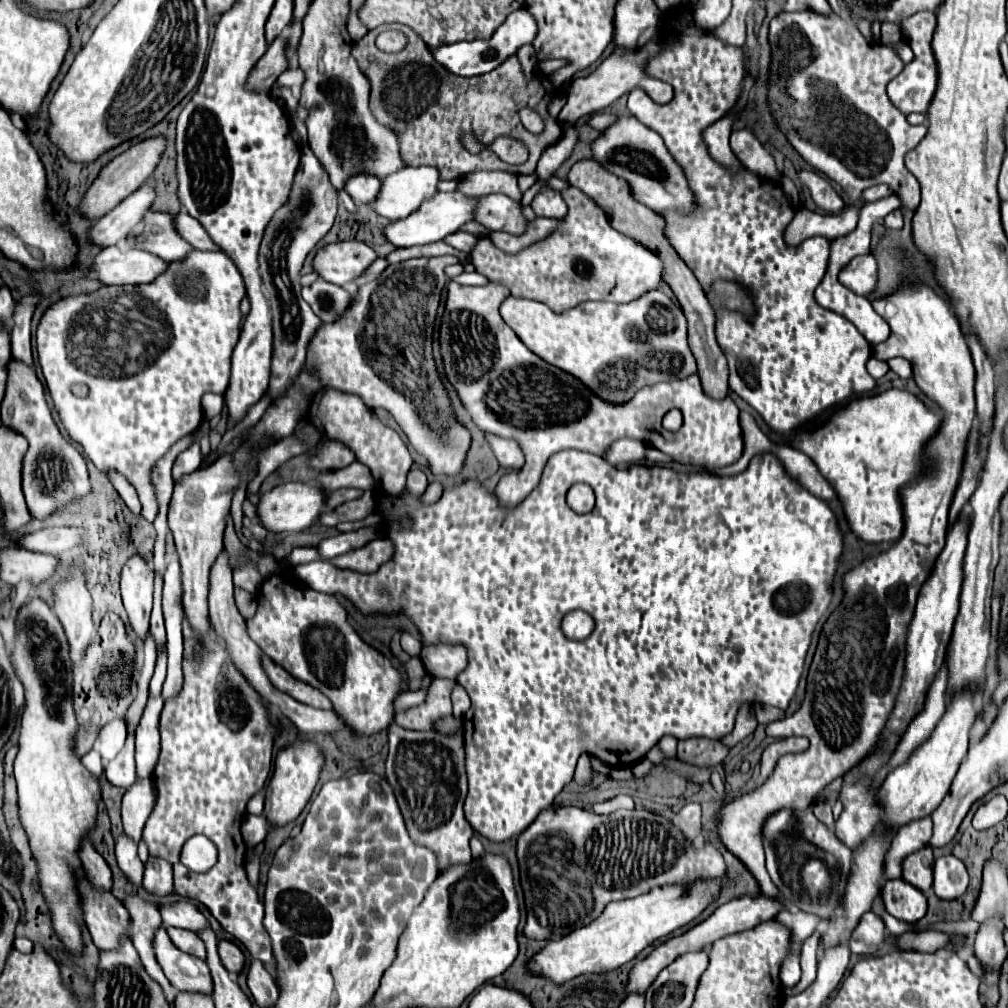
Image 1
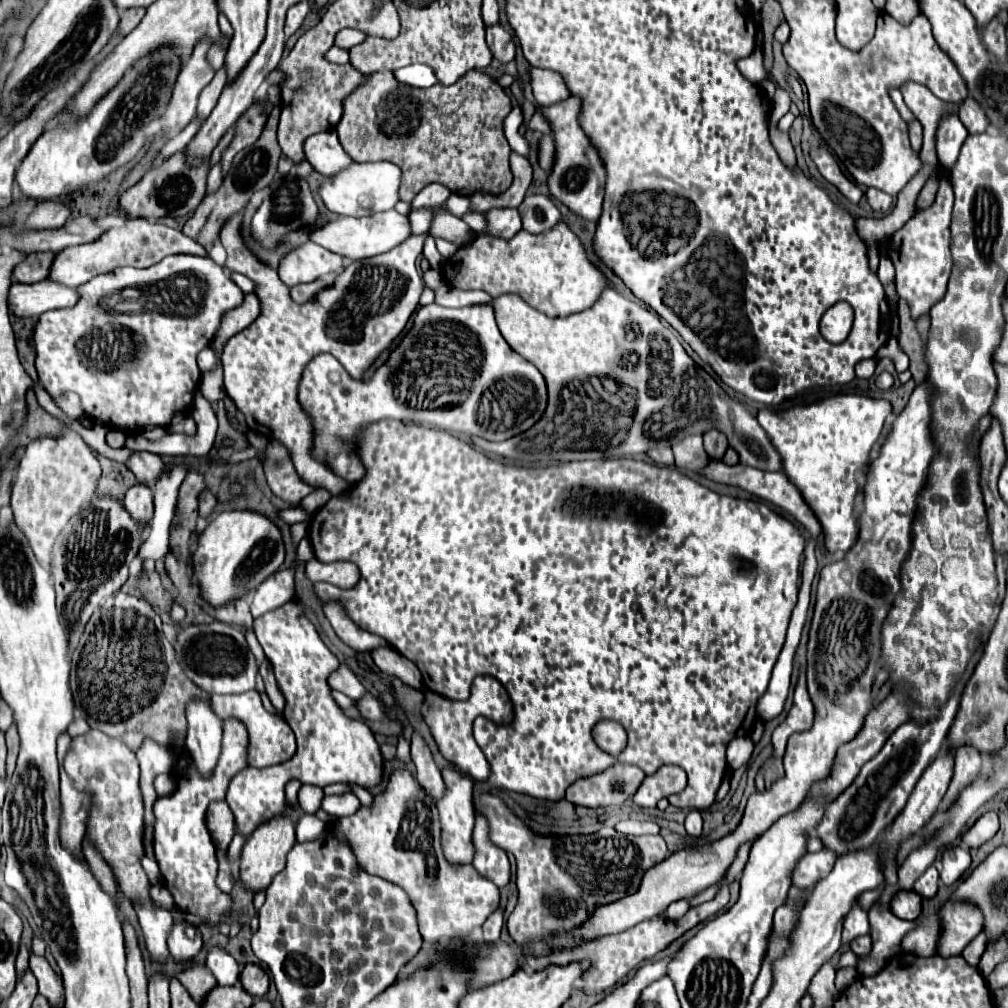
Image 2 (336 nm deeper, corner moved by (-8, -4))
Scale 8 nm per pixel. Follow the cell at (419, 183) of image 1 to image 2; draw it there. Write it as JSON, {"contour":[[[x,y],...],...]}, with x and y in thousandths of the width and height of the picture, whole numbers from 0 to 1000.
{"contour":[[[361,161],[361,163],[347,163],[345,167],[337,169],[335,175],[327,175],[317,187],[315,194],[321,198],[323,206],[331,212],[339,214],[367,214],[371,210],[387,208],[395,200],[395,187],[397,187],[397,167],[387,161]]]}

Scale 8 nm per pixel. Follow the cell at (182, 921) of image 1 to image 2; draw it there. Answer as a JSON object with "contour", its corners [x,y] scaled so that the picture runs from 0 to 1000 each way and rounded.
{"contour":[[[216,938],[206,942],[204,958],[212,966],[216,978],[234,978],[236,976],[238,958],[236,958],[236,954],[224,942],[220,942]]]}

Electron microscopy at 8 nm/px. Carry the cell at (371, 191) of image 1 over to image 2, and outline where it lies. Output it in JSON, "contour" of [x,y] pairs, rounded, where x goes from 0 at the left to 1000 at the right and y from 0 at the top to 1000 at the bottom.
{"contour":[[[333,129],[310,133],[308,137],[304,137],[302,155],[319,175],[331,175],[335,169],[349,163],[347,155],[343,155],[341,147],[335,141]]]}

